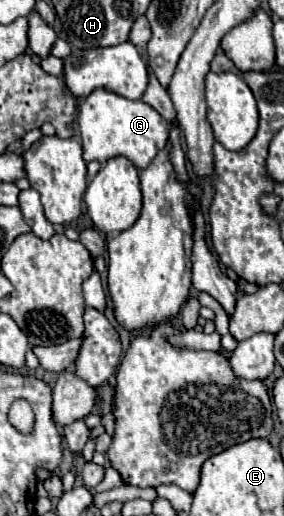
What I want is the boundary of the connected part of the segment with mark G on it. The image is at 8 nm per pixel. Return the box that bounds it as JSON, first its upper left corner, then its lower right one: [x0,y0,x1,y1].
[79,89,169,169]

